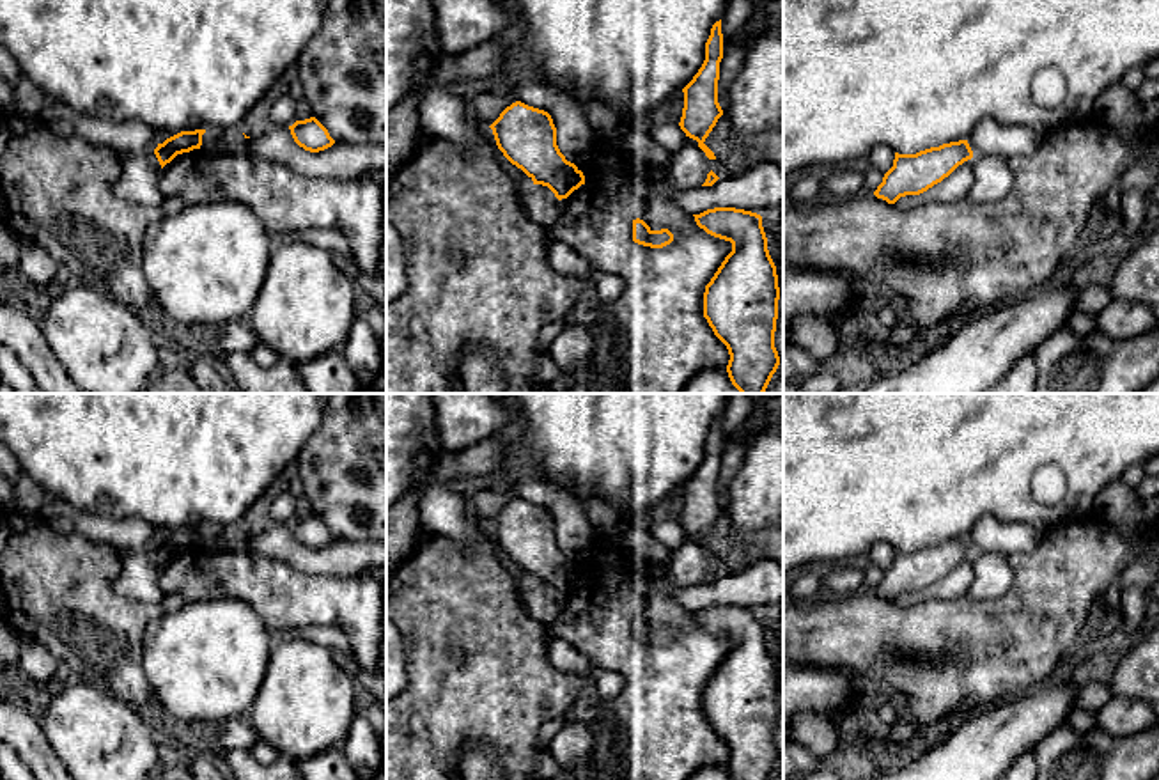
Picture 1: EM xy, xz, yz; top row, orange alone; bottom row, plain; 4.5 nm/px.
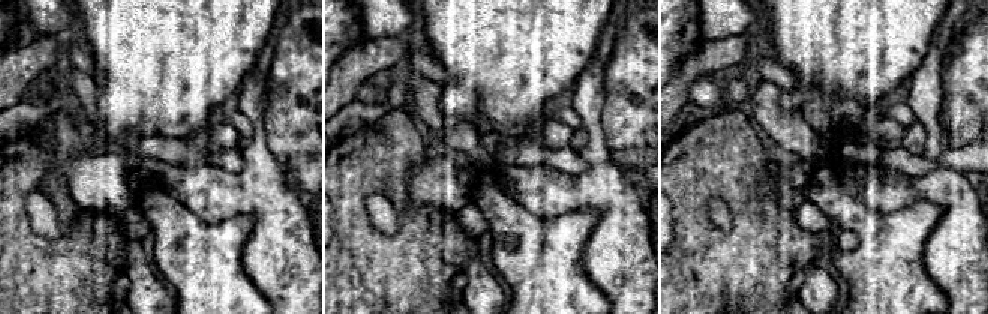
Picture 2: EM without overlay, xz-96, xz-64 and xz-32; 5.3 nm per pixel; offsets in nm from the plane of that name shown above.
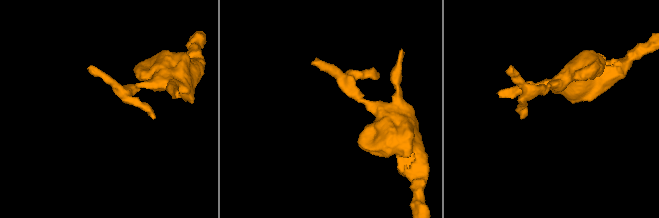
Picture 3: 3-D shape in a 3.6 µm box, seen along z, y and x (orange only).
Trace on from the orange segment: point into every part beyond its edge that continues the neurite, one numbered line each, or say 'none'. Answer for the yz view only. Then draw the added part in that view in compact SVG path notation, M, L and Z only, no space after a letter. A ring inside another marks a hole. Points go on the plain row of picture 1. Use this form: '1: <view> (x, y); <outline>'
none

